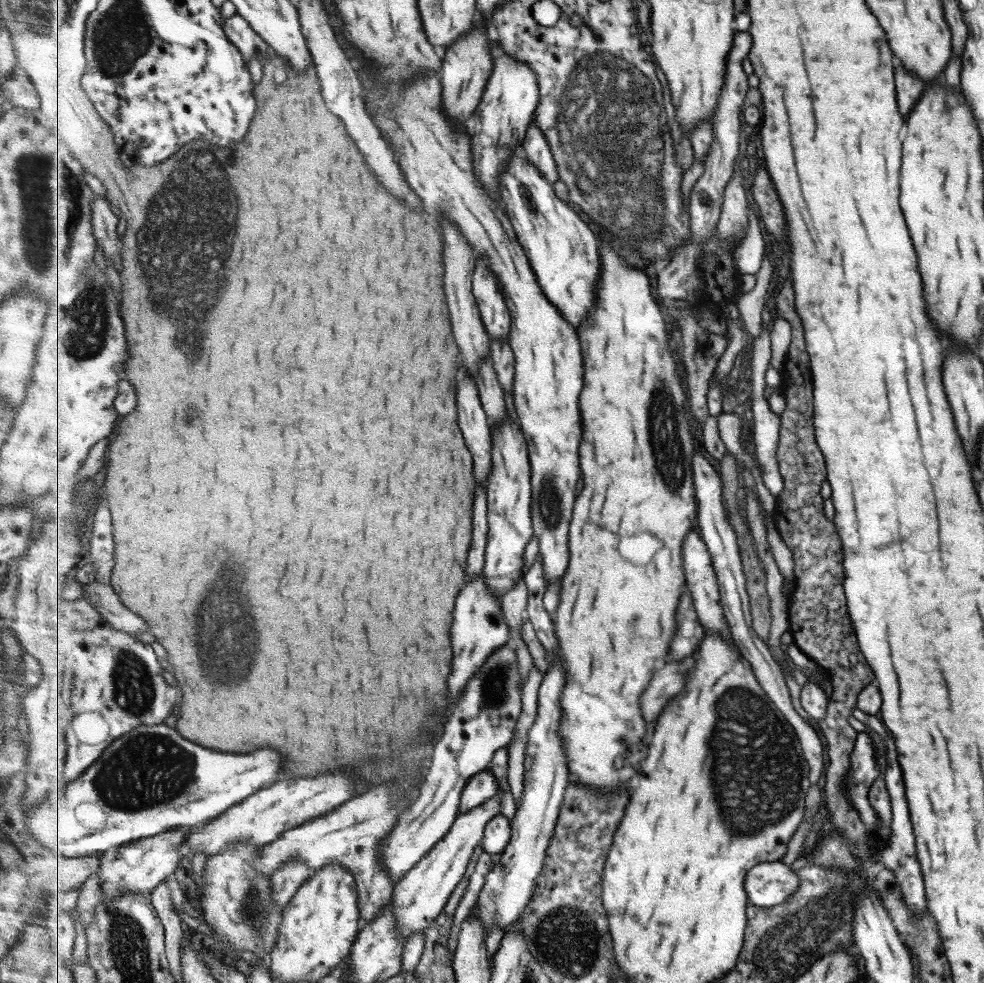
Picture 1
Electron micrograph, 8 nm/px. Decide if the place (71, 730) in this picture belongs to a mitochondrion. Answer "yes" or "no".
no

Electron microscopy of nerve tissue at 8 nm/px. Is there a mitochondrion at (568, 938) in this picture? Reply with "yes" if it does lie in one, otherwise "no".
yes

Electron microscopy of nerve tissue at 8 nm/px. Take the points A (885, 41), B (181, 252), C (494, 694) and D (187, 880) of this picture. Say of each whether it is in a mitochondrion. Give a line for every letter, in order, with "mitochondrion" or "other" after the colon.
A: other
B: mitochondrion
C: mitochondrion
D: other

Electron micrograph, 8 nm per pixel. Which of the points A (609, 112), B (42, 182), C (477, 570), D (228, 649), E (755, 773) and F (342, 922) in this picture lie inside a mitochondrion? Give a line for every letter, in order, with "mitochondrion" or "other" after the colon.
A: mitochondrion
B: mitochondrion
C: other
D: mitochondrion
E: mitochondrion
F: other

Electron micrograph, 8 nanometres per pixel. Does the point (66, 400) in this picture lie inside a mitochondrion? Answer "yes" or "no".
no

